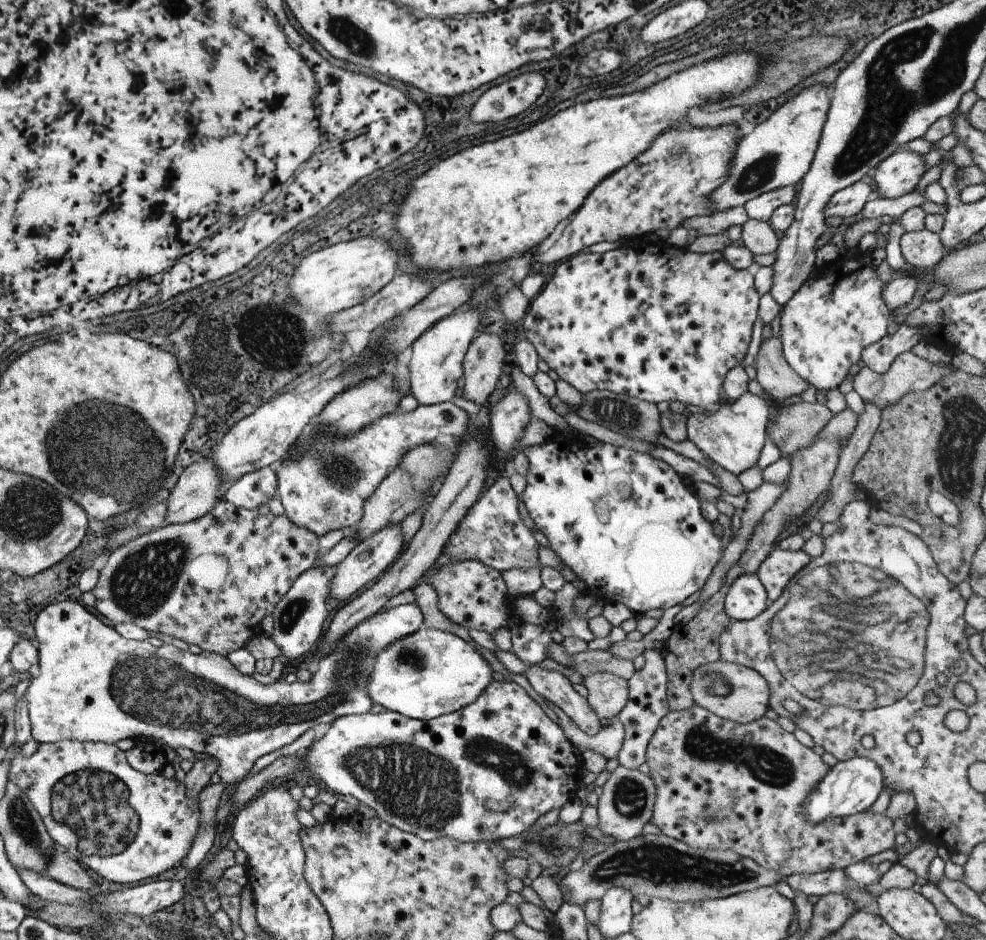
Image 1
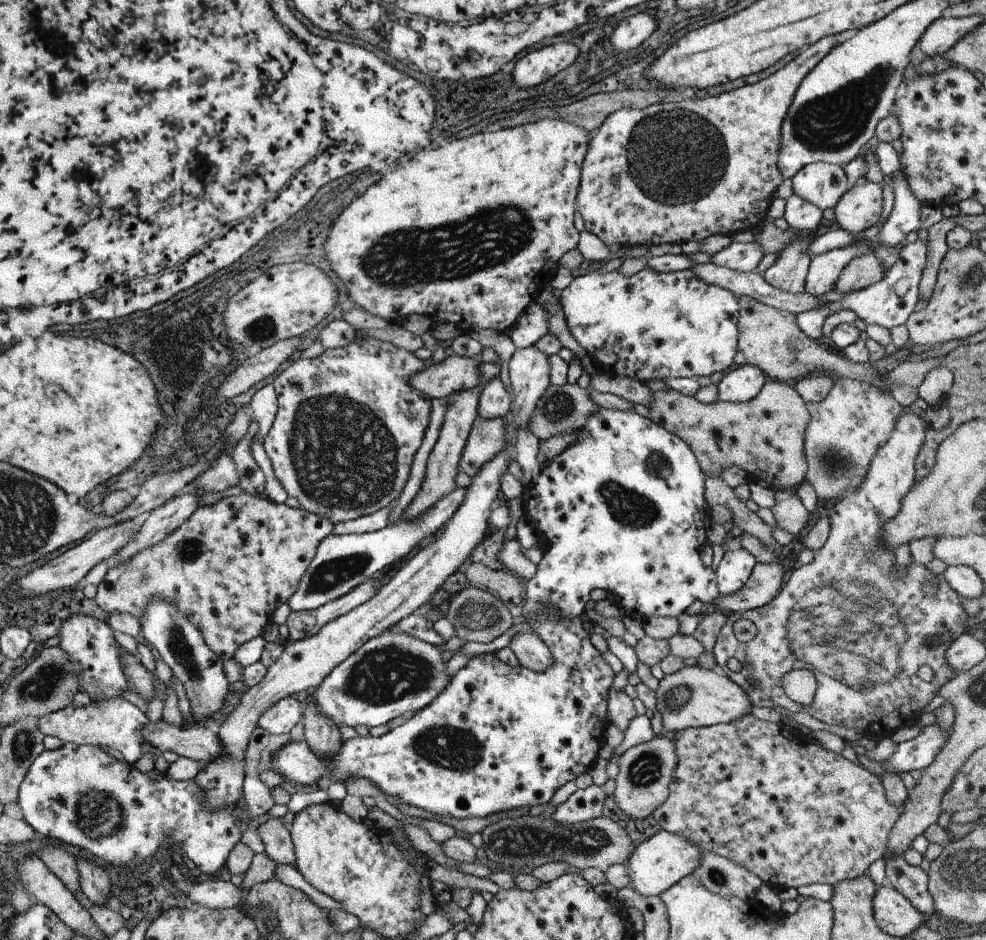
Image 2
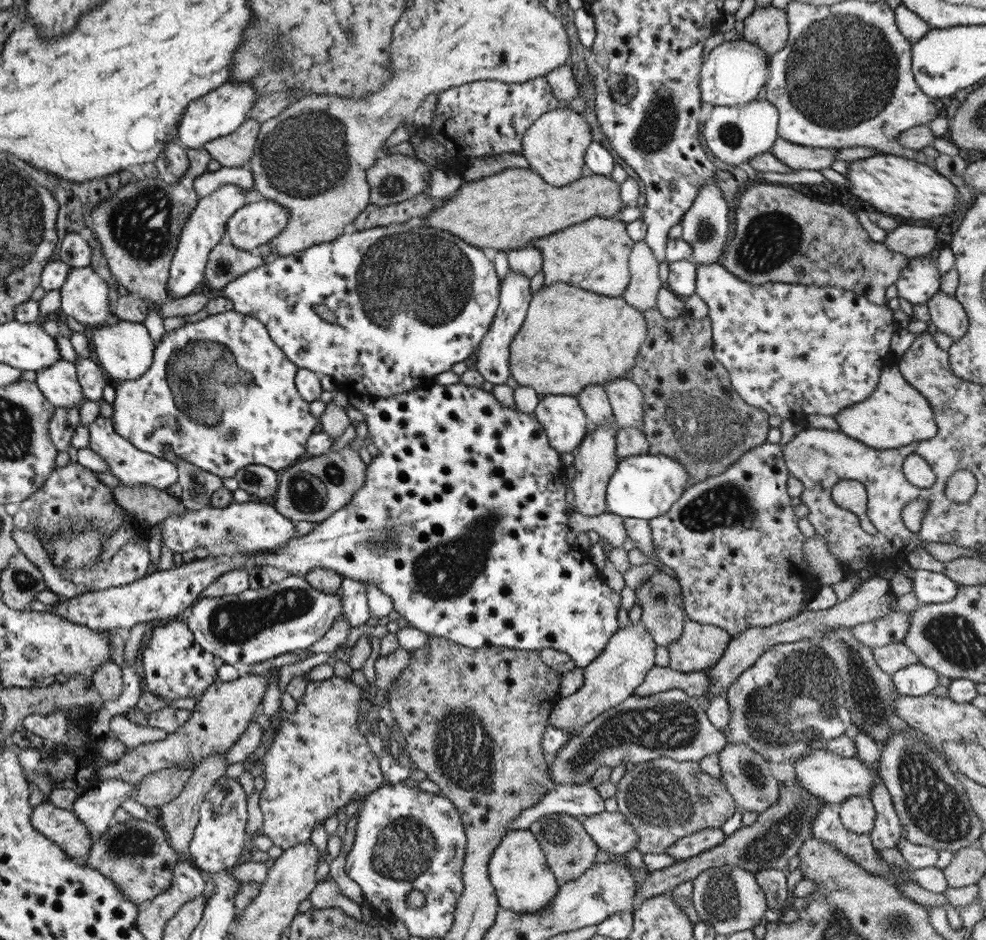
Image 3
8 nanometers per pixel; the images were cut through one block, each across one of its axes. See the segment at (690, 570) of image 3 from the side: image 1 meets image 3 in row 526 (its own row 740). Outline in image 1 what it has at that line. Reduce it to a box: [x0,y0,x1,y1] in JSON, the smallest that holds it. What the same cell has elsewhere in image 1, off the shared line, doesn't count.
[645,706,895,880]

